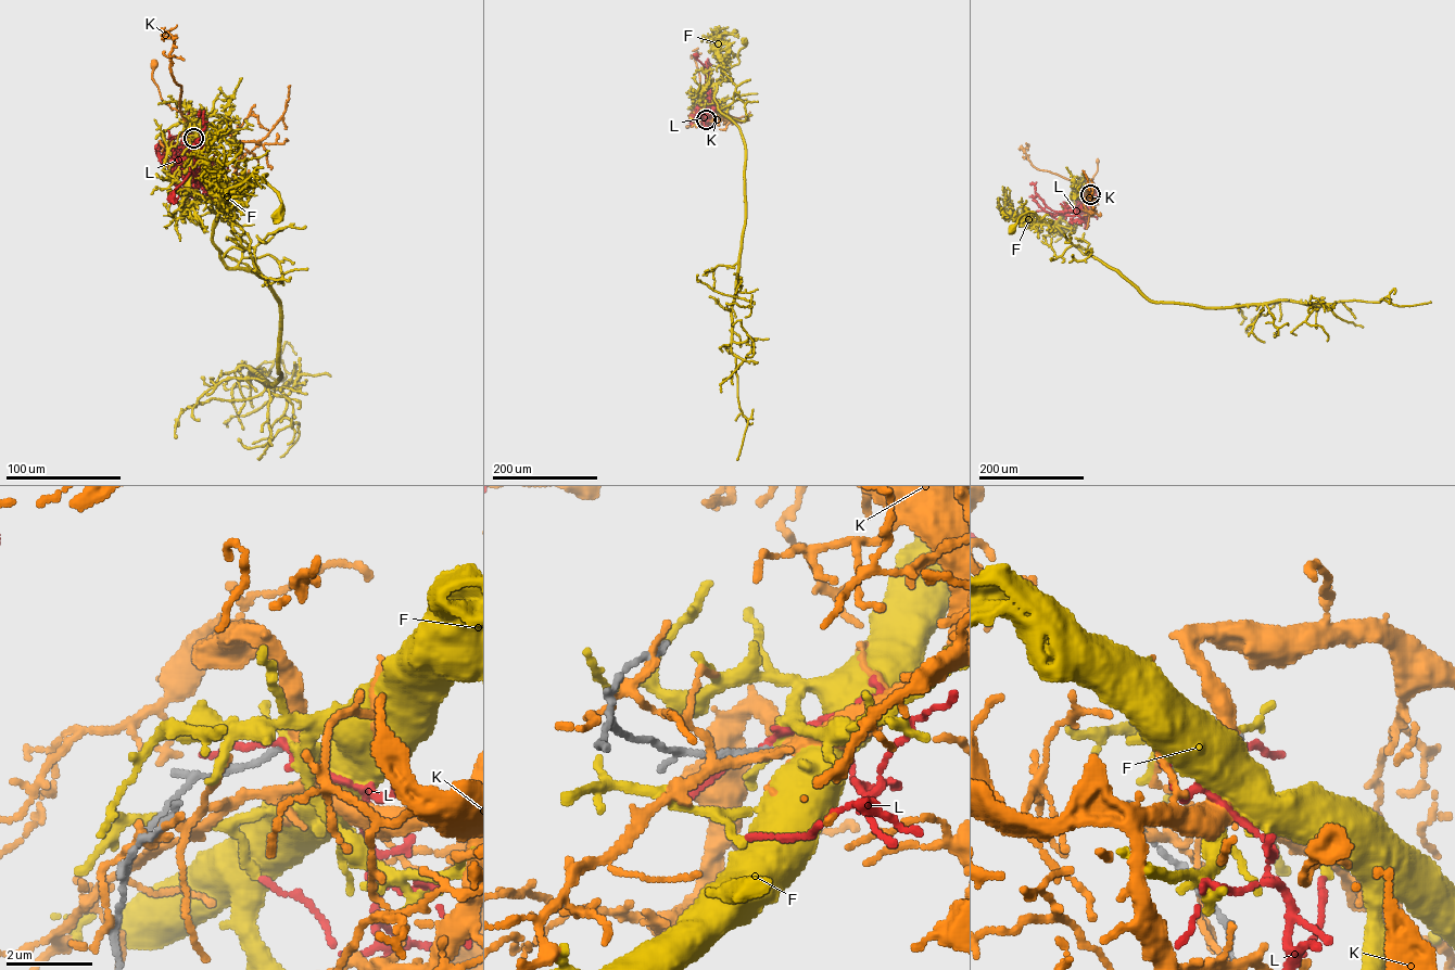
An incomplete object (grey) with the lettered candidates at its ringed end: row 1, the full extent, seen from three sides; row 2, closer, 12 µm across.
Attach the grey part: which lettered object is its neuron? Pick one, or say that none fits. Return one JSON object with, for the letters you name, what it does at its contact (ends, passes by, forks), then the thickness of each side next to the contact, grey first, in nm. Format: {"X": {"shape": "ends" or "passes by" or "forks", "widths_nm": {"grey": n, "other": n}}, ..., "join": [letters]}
{"join": []}

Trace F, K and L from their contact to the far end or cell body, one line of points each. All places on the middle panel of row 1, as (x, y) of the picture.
F: (706, 119), (708, 102), (704, 88), (715, 84), (720, 76), (719, 58)
K: (706, 119), (707, 114), (700, 109), (687, 126)
L: (706, 119), (703, 115), (719, 107), (709, 98), (704, 65), (695, 55)

